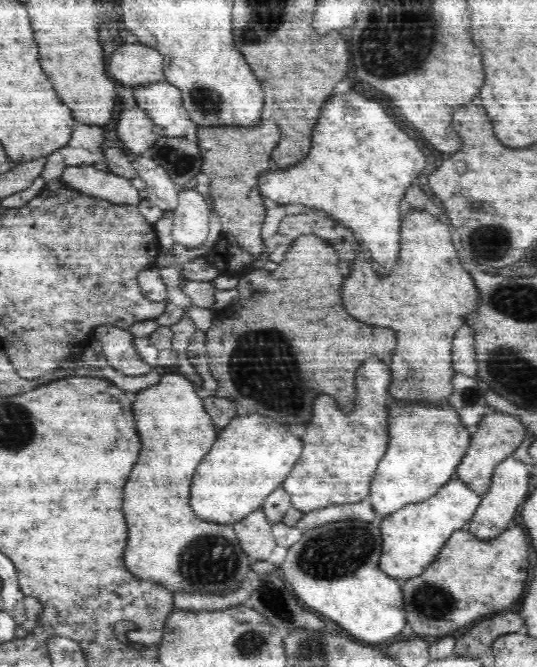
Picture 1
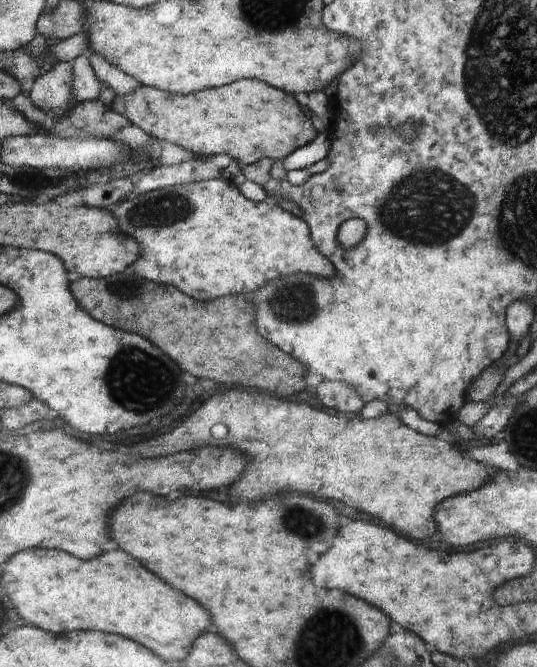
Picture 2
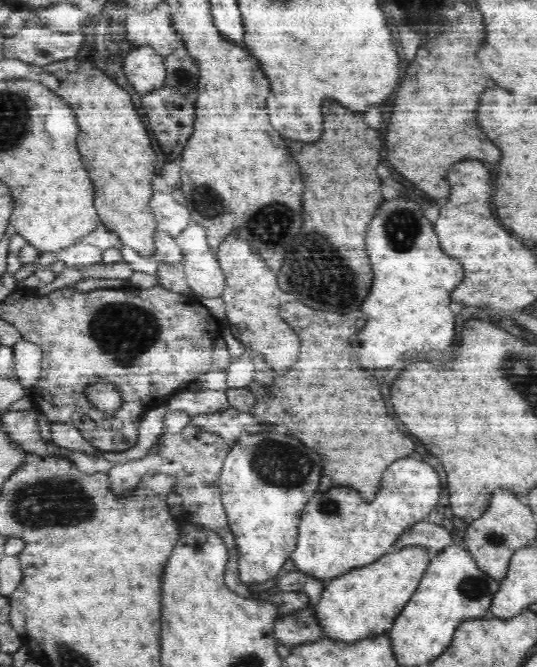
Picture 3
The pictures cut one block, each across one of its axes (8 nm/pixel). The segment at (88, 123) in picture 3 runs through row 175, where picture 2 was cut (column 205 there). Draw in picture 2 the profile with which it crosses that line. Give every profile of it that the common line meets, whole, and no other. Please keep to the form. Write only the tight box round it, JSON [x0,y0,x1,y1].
[110,80,319,166]

